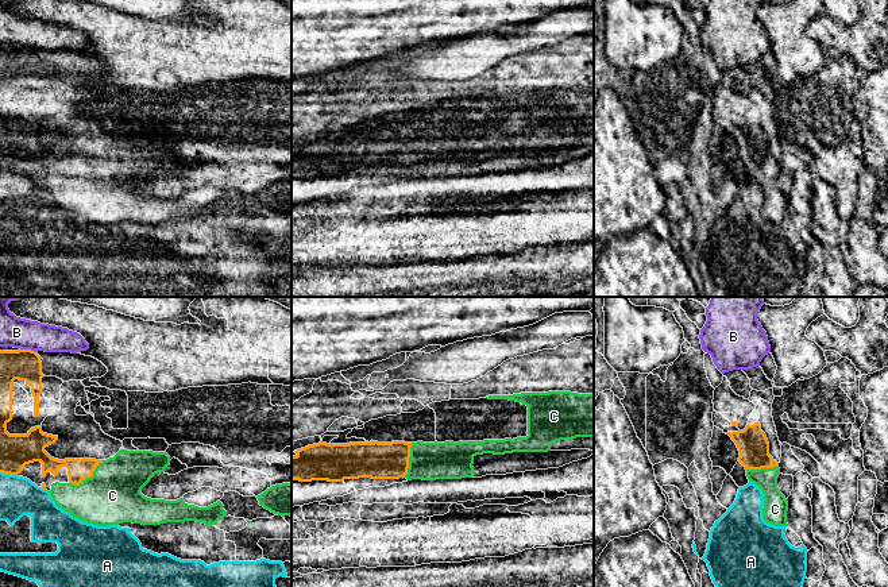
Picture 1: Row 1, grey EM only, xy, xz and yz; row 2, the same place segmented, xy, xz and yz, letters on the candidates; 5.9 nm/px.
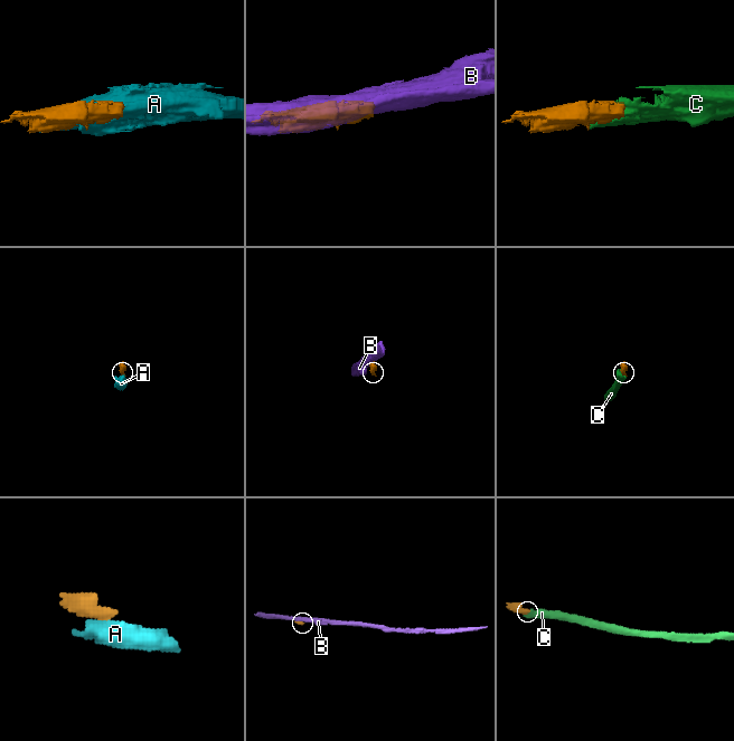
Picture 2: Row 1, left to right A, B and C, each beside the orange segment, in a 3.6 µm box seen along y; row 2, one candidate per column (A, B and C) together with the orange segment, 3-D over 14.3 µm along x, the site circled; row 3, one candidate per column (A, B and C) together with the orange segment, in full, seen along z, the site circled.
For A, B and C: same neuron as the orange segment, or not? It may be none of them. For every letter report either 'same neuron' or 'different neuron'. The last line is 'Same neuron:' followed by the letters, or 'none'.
A: different neuron
B: different neuron
C: same neuron
Same neuron: C

